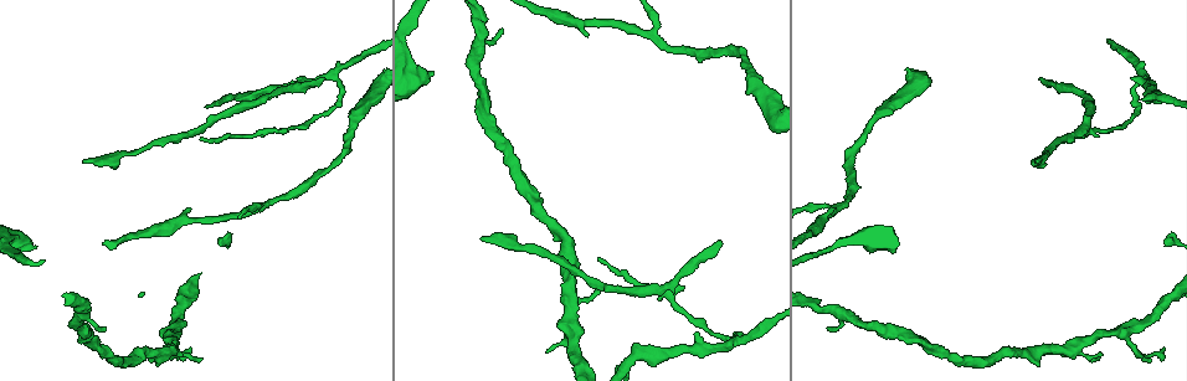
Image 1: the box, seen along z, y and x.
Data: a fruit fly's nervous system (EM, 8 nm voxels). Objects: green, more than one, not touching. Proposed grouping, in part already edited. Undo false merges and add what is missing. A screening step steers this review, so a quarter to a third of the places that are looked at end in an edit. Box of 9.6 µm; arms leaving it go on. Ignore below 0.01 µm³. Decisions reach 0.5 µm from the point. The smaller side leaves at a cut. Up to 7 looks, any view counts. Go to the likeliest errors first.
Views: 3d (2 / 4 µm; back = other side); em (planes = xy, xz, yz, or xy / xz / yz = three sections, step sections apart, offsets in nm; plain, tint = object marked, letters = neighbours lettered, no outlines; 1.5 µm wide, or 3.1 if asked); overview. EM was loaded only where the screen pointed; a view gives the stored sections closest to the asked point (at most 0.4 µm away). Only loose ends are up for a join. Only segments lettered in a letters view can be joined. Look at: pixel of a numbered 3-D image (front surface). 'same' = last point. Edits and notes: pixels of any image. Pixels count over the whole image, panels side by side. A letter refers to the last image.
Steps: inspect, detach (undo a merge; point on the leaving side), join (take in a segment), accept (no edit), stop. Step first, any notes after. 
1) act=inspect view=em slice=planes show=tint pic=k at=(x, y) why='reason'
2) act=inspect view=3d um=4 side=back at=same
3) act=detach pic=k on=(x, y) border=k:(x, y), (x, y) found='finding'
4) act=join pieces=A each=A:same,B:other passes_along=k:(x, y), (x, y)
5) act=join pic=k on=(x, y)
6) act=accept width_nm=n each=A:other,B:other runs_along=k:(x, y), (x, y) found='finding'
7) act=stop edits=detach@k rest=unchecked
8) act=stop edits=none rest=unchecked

act=inspect view=3d um=2 pic=1 at=(1038, 160) why='tapers out'

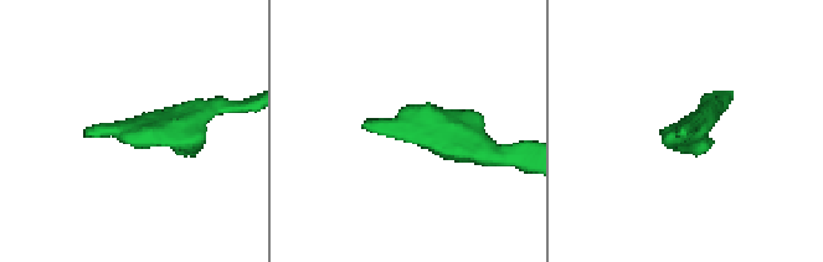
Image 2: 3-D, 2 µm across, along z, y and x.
act=inspect view=em slice=xy step=8 show=letters pic=2 at=(366, 127) why='need the tissue'

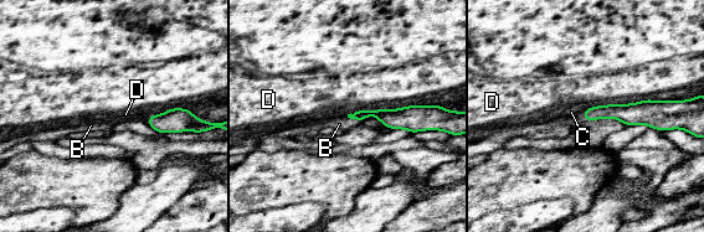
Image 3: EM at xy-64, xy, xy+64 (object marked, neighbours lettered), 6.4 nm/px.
act=inspect view=em slice=planes show=letters at=same why='another direction'

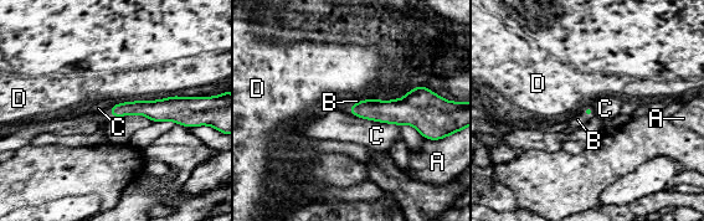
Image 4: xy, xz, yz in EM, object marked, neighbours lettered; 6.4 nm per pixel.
act=join pieces=B each=A:other,B:same,C:other,D:other passes_along=4:(589, 111), (584, 114), (577, 119) found='it goes on there'

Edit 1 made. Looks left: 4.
act=inspect view=overview why='redraw'

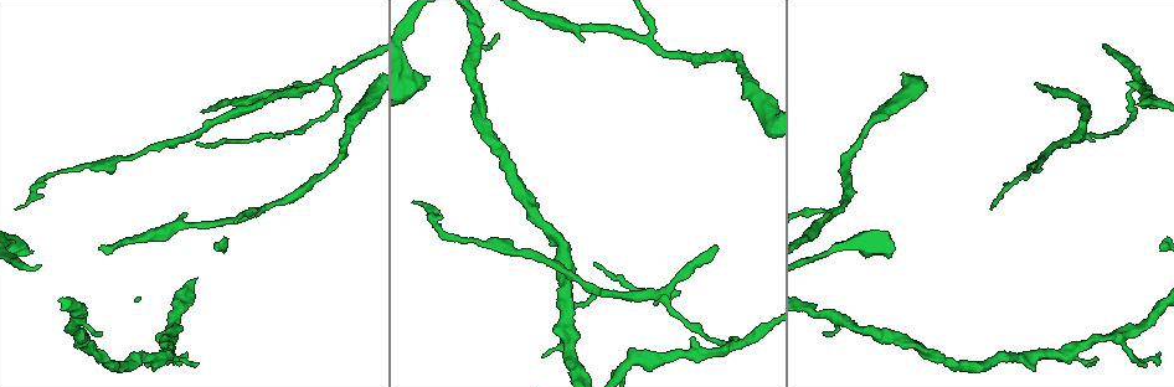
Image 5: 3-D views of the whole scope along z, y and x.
act=inspect view=em slice=xz step=8 show=tint pic=5 at=(101, 334) why='branch stops here'

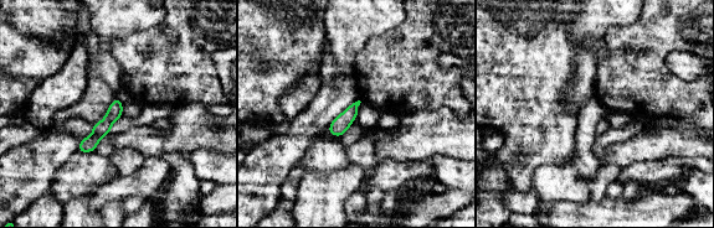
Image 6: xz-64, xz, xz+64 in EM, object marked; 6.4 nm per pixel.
act=inspect view=em slice=planes show=letters at=same

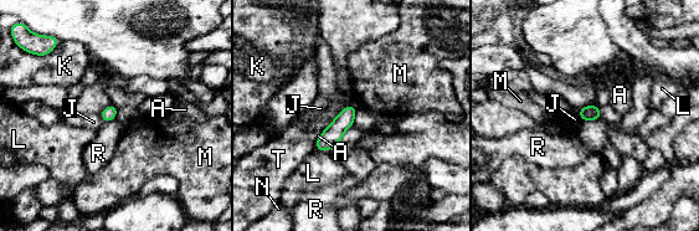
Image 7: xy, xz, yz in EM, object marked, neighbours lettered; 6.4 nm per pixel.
act=accept each=A:other,J:other,K:other,L:other,M:other,N:other,R:other,T:other runs_along=7:(353, 108), (343, 122), (318, 145) found='no lettered segment goes on from it'

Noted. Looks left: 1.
act=stop edits=join@4 rest=unchecked

